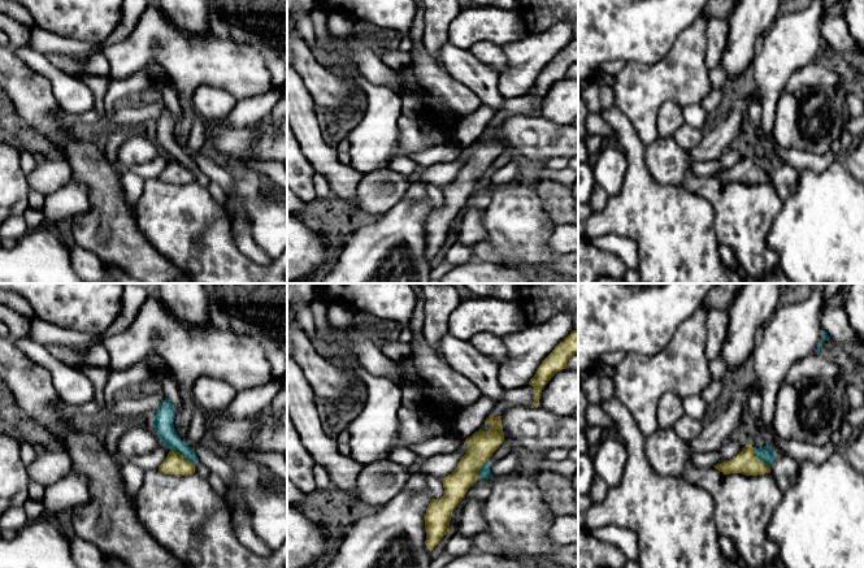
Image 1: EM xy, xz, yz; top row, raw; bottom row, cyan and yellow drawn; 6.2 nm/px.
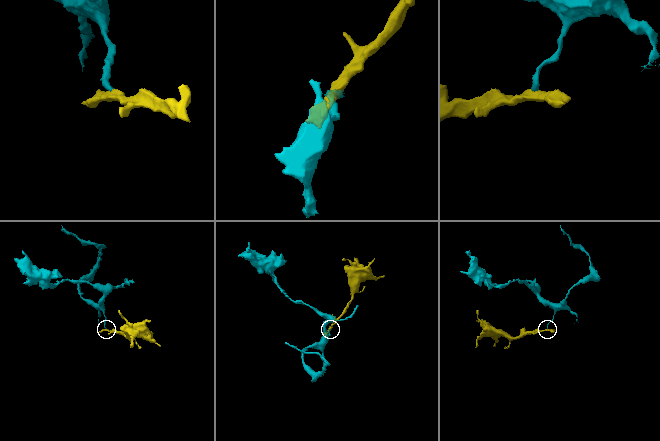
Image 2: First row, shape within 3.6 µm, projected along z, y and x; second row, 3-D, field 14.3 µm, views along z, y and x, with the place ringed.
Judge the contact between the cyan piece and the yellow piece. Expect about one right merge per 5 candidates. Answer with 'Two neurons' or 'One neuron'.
Two neurons

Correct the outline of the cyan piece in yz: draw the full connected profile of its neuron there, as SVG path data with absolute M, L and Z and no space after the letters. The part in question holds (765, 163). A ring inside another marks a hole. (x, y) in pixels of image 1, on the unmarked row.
M765 153L764 156L760 156L760 157L754 156L754 160L755 160L755 164L760 169L763 169L769 175L772 174L774 166L776 166L776 161L768 153Z

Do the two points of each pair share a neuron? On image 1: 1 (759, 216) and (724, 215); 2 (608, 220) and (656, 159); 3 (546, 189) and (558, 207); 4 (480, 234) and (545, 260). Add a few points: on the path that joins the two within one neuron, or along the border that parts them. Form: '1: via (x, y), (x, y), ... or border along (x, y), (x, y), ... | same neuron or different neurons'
1: via (750, 216), (733, 215) | same neuron
2: border along (643, 146), (646, 170), (658, 182), (674, 185) | different neurons
3: via (550, 193), (558, 203) | same neuron
4: border along (483, 209), (482, 228), (485, 237), (472, 247) | different neurons

